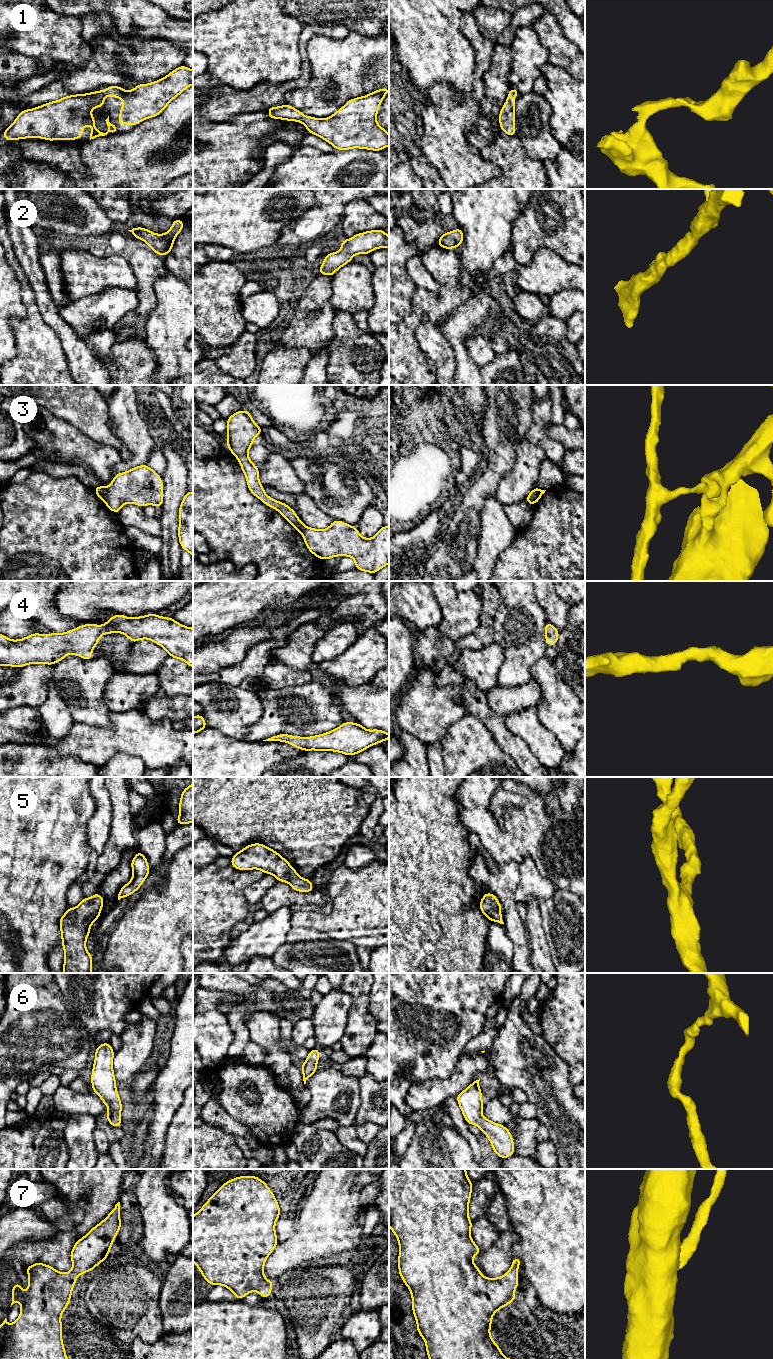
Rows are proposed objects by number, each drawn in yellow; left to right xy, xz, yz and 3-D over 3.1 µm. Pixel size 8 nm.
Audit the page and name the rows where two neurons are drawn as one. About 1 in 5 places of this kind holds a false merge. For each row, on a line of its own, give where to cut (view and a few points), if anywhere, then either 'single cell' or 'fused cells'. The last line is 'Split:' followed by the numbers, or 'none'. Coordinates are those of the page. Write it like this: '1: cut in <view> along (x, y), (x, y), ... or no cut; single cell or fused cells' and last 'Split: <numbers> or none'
1: no cut; single cell
2: no cut; single cell
3: cut in yz along (535, 487), (533, 503); fused cells
4: no cut; single cell
5: no cut; single cell
6: no cut; single cell
7: no cut; single cell
Split: 3

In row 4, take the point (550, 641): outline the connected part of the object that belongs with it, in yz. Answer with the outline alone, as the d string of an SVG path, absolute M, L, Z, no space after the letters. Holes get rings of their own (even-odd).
M548 621L546 623L544 631L546 643L550 646L555 646L557 644L560 632Z

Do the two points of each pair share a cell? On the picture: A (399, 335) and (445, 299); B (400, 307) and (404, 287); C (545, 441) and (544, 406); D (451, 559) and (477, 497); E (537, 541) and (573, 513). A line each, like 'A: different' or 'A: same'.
A: same
B: same
C: same
D: same
E: same

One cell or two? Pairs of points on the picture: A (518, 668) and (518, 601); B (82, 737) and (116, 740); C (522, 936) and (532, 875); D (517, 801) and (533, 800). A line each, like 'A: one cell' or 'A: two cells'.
A: one cell
B: one cell
C: two cells
D: two cells

